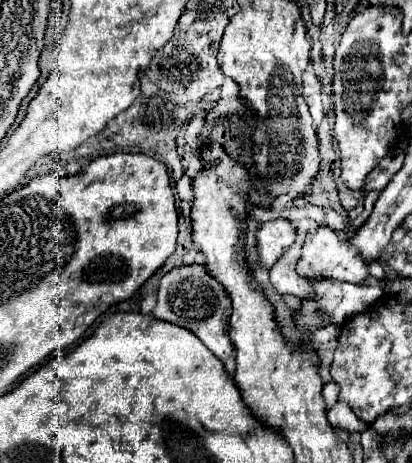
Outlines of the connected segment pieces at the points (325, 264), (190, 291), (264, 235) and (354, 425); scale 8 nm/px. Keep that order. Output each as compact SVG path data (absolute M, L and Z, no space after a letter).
M320 226L314 234L306 238L304 248L302 248L302 258L296 270L302 278L308 278L308 280L326 278L326 280L342 280L342 282L352 282L352 284L360 284L368 276L368 264L364 262L360 252L352 248L348 238L344 238L342 234L338 234L336 230L328 226Z
M202 264L180 266L164 274L160 280L160 288L156 292L156 308L152 310L152 314L158 320L172 322L194 332L204 342L204 346L222 362L226 362L226 358L234 350L226 330L230 318L230 298Z
M278 218L274 222L264 222L258 230L258 250L260 258L266 266L272 266L276 258L280 258L282 252L286 252L296 240L296 228L284 220Z
M336 402L330 410L328 410L328 420L332 426L336 428L344 428L348 432L364 432L368 430L368 424L362 422L344 402Z

